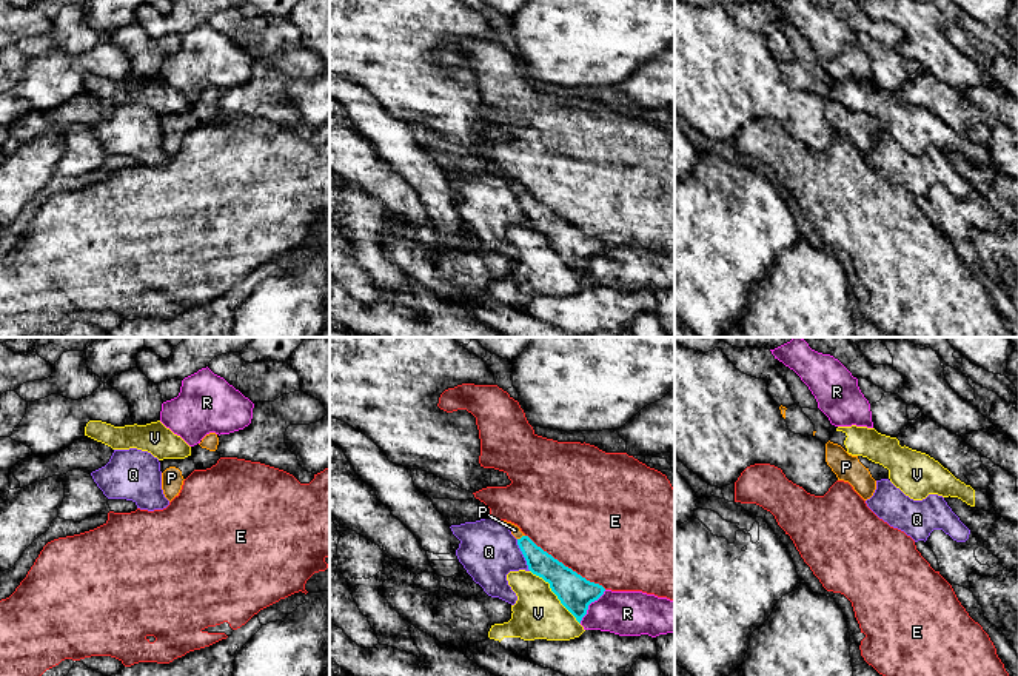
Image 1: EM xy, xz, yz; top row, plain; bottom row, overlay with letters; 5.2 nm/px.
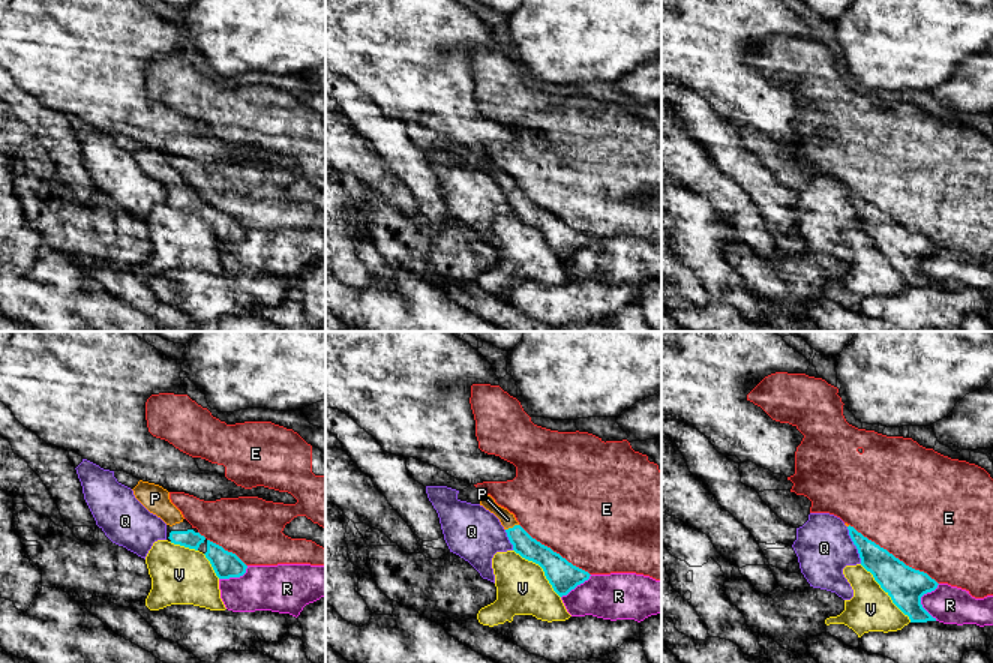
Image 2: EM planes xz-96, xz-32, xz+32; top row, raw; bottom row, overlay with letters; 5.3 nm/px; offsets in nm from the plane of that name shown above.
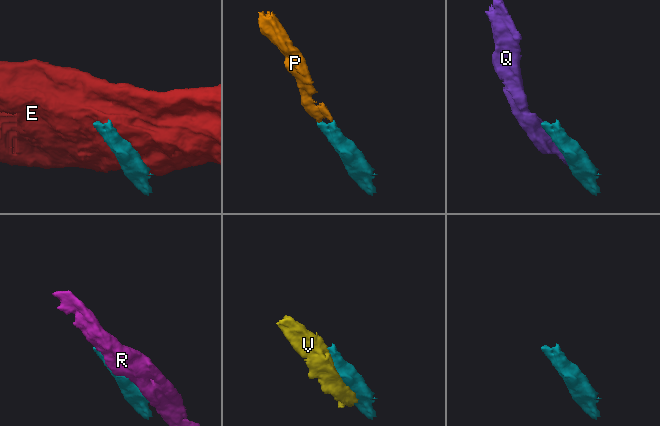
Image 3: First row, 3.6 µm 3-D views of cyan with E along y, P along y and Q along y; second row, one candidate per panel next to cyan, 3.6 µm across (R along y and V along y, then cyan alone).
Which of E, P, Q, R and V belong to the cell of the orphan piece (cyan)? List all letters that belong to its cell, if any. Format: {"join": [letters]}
{"join": ["P"]}

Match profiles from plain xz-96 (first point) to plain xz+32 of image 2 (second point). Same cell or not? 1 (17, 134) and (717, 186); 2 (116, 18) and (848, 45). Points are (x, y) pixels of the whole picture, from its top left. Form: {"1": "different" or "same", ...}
{"1": "same", "2": "different"}

